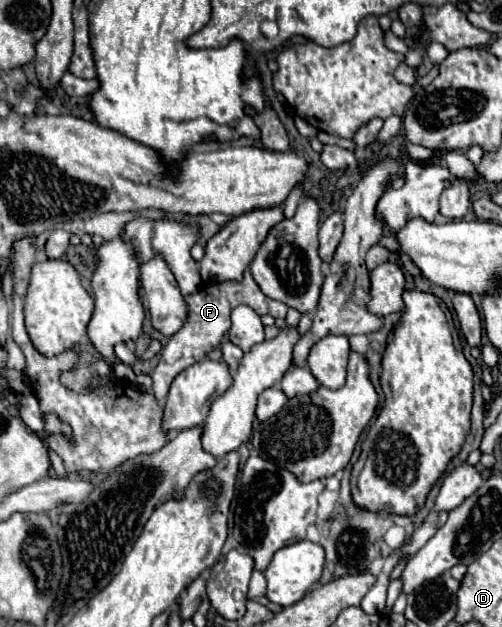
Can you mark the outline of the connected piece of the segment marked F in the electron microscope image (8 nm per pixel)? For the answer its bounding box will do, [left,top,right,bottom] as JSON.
[152,271,288,401]

